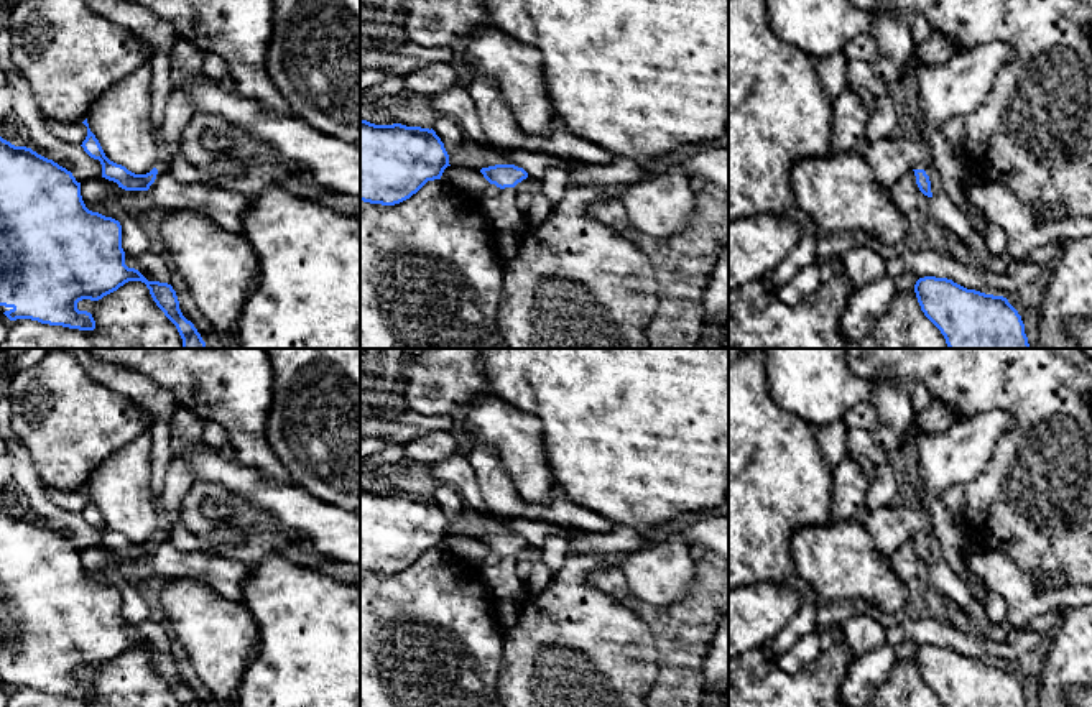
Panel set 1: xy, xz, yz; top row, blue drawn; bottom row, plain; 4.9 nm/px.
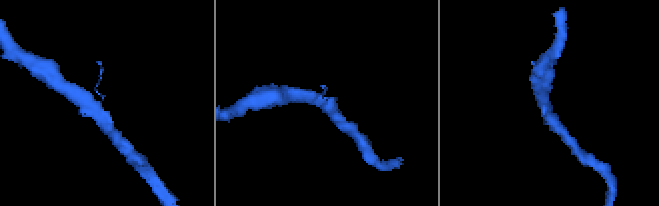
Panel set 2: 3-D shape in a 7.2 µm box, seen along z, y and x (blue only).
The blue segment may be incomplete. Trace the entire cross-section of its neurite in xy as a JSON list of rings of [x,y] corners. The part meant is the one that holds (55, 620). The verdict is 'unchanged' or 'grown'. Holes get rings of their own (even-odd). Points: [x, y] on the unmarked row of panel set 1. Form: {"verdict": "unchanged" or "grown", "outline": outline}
{"verdict": "unchanged", "outline": [[[0,505],[0,674],[10,689],[31,687],[41,692],[94,699],[90,681],[79,679],[82,668],[99,669],[128,649],[141,649],[181,707],[202,707],[181,677],[168,651],[148,649],[125,633],[122,594],[92,580],[81,564],[81,551],[71,539],[31,516],[15,515]]]}

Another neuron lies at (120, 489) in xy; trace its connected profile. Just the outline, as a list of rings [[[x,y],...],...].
[[[140,434],[135,441],[117,449],[109,455],[90,475],[87,492],[90,500],[99,508],[105,524],[125,534],[135,543],[146,543],[155,536],[158,524],[158,513],[153,506],[151,495],[151,436]]]

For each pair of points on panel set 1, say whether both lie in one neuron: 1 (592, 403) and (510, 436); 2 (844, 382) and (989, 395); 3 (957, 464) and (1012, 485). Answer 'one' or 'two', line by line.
1: two
2: two
3: two

